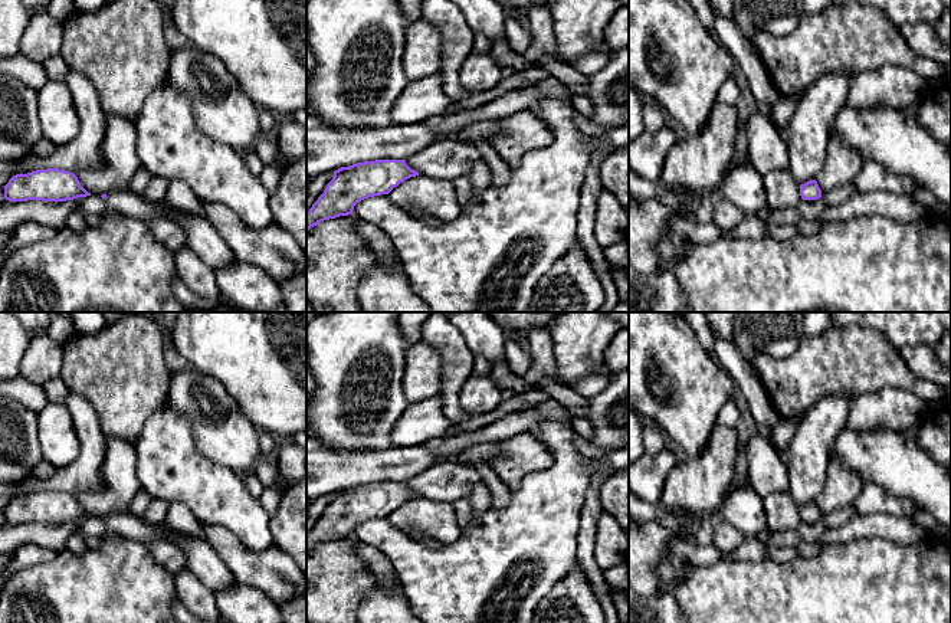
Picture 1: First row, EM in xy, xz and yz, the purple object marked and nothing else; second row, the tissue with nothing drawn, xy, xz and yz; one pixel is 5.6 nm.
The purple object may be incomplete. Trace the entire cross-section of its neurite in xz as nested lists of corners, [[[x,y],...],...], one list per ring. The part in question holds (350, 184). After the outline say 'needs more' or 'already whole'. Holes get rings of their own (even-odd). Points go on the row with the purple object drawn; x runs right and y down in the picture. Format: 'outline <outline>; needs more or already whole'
outline [[[376,160],[341,167],[306,213],[306,230],[318,223],[352,214],[354,206],[368,197],[388,194],[410,177],[419,176],[404,160]]]; already whole

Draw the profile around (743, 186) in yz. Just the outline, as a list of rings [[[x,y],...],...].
[[[734,164],[722,180],[719,196],[735,204],[744,216],[768,209],[763,177],[751,164]]]

